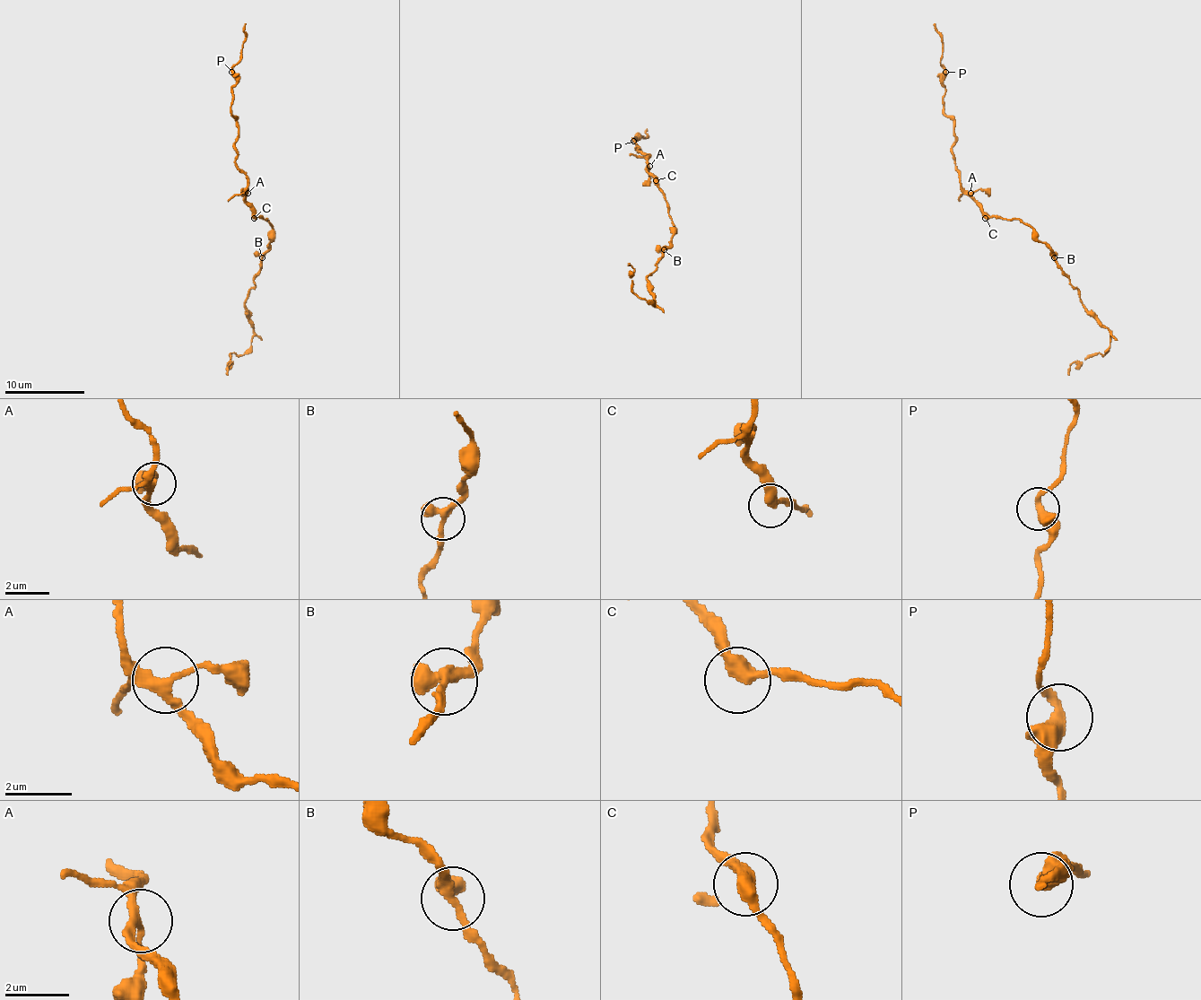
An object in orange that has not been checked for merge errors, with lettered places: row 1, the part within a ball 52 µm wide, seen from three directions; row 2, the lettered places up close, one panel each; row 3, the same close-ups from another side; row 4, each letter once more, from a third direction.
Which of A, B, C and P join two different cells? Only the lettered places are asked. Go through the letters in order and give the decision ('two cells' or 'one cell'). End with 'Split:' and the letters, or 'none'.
A: one cell
B: one cell
C: one cell
P: one cell
Split: none

